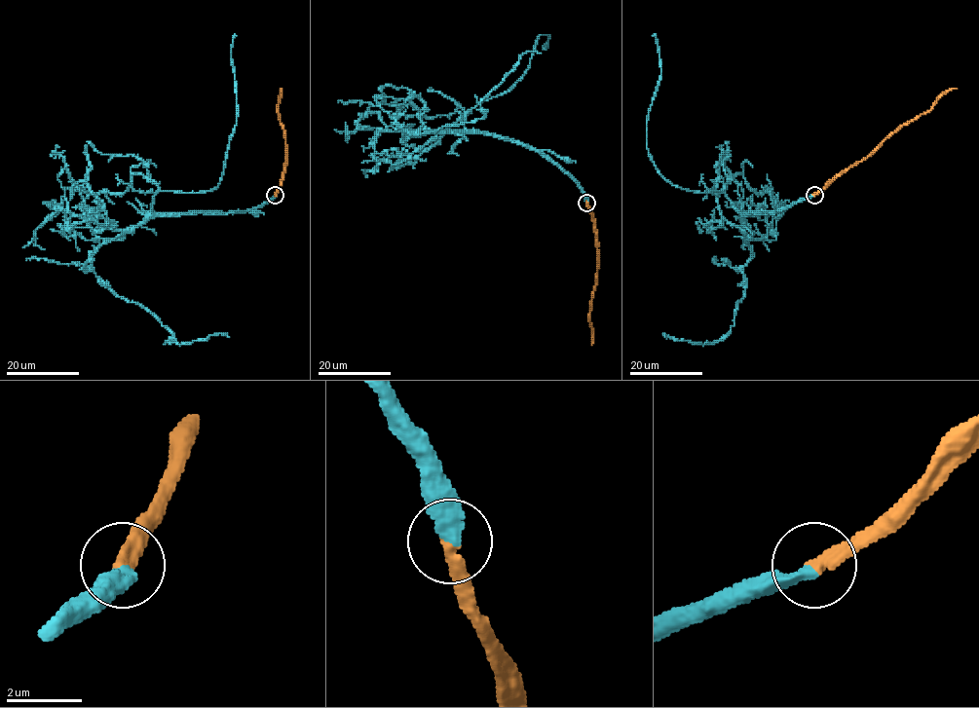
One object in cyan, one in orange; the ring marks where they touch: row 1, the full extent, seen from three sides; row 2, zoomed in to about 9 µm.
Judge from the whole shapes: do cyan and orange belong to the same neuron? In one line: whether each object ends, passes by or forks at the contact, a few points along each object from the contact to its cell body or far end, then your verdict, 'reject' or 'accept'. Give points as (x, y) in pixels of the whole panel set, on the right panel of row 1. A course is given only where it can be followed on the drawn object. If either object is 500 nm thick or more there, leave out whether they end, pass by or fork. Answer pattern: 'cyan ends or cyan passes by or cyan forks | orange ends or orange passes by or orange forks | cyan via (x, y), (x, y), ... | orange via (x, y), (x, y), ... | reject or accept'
cyan ends | orange ends | cyan via (813, 195), (785, 208), (744, 215), (752, 253), (742, 268), (744, 295), (727, 333), (711, 343), (665, 337) | orange via (813, 195), (866, 158), (903, 126), (928, 112), (945, 92), (958, 88) | accept

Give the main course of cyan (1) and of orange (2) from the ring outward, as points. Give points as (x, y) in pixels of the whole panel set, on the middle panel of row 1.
1: (586, 202), (554, 164), (511, 141), (480, 132), (402, 138), (480, 119), (481, 99), (522, 55), (540, 54)
2: (586, 202), (597, 254), (597, 273), (589, 316), (592, 346)

